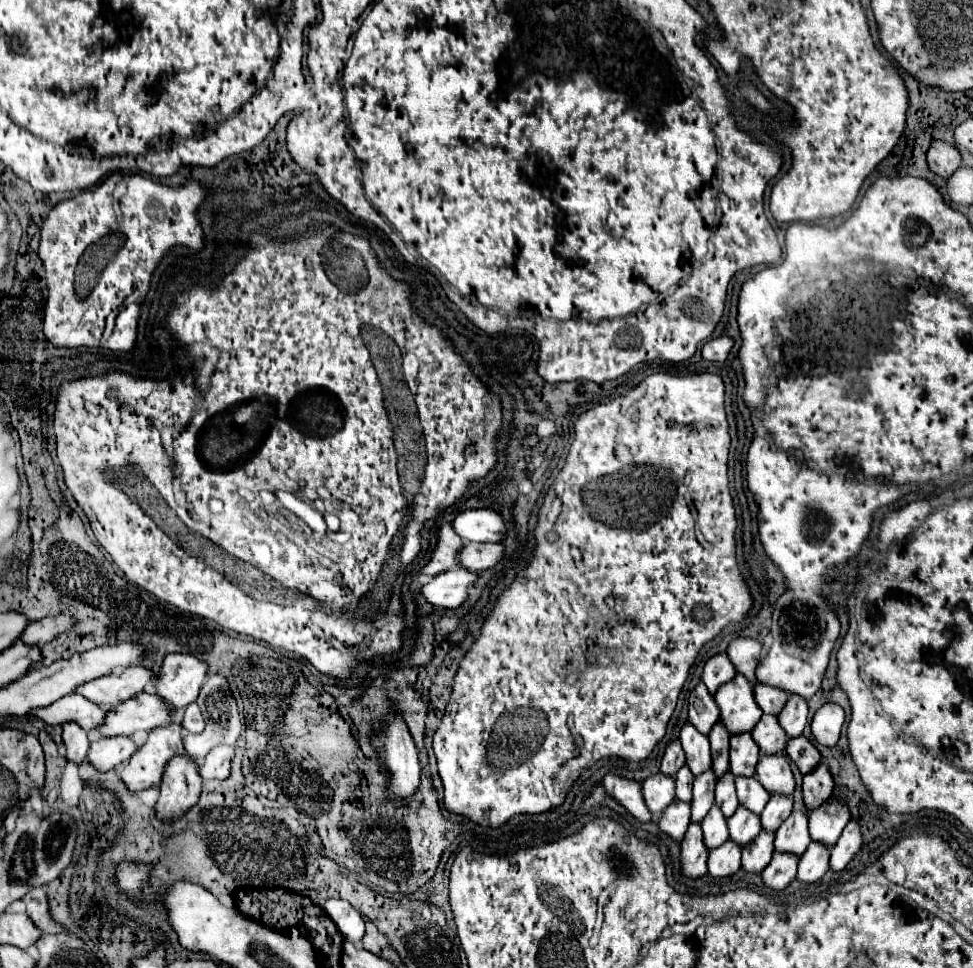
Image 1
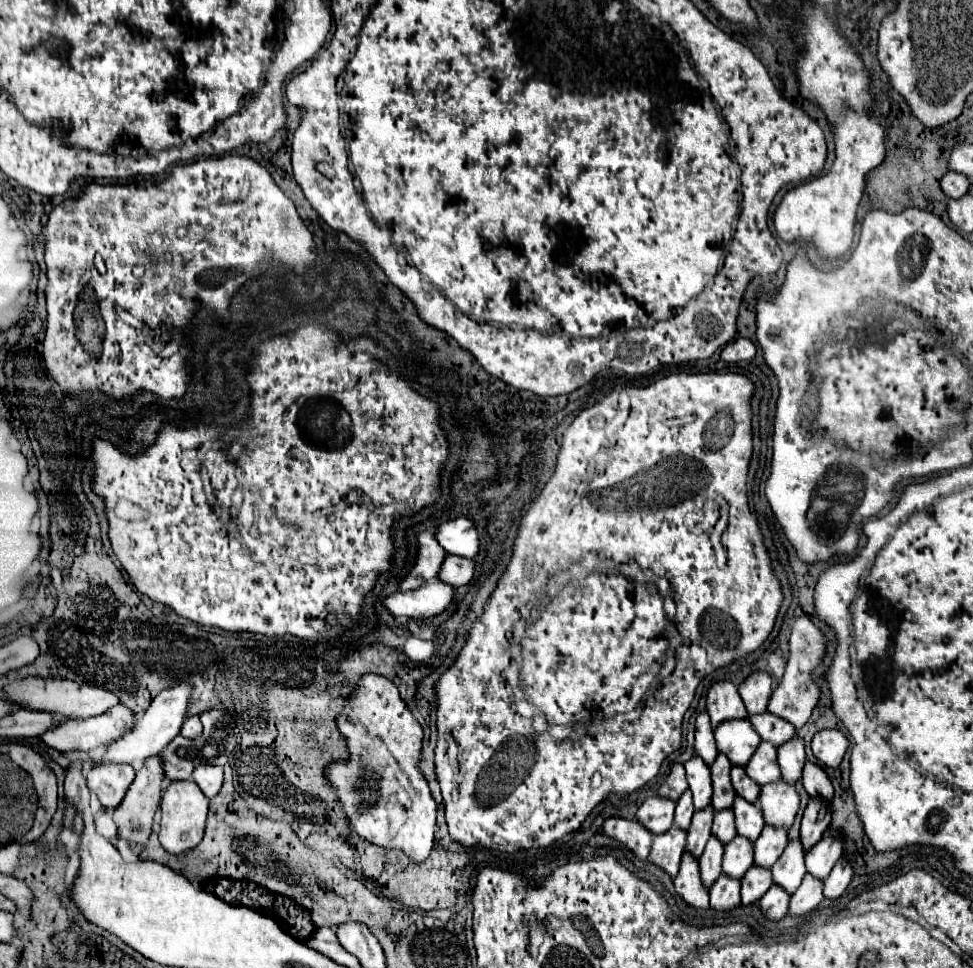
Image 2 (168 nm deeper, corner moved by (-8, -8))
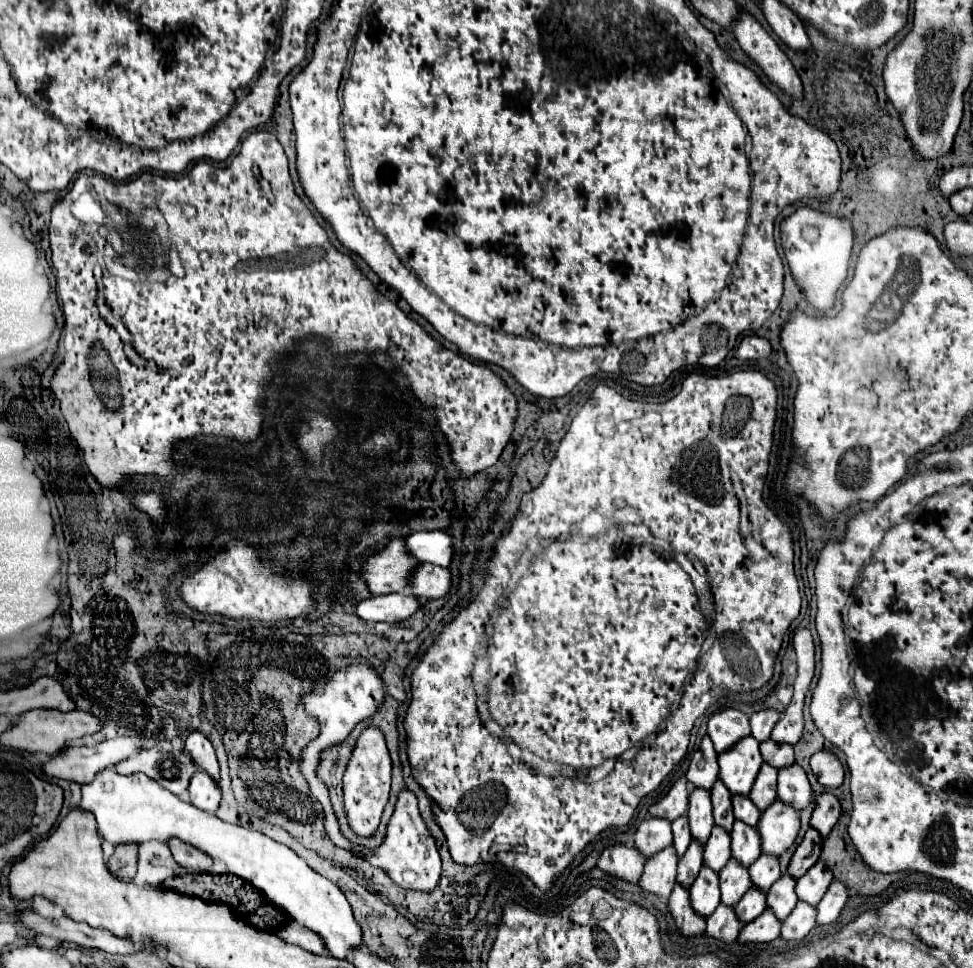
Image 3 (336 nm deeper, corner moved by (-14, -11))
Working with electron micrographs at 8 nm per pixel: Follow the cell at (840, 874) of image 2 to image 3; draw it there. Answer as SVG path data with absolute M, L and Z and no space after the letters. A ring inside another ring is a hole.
M833 882L817 906L817 926L833 924L839 918L845 902L847 902L847 890L843 890L843 886Z

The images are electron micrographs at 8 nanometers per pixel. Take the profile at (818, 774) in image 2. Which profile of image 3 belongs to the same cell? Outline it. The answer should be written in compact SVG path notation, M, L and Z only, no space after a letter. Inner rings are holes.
M821 794L815 800L817 800L817 808L813 810L811 828L815 828L823 838L827 838L839 820L841 806L833 794Z

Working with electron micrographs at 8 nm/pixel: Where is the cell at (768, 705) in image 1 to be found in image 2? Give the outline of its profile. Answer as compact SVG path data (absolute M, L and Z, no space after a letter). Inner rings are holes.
M769 711L751 715L751 723L753 723L755 731L761 735L761 739L771 741L775 747L789 741L795 735L795 727L791 727L789 721L779 719L775 715L769 715Z

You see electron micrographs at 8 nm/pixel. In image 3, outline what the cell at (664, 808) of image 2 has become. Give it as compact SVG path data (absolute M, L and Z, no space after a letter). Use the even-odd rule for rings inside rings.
M647 818L639 824L635 834L635 848L641 852L643 858L651 858L671 844L671 822L667 822L665 818Z

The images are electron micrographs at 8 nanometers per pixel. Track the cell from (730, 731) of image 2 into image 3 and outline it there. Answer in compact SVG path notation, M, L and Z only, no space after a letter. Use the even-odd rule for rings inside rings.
M747 736L731 754L719 758L719 780L725 784L731 796L747 796L755 776L759 774L763 760L755 738Z

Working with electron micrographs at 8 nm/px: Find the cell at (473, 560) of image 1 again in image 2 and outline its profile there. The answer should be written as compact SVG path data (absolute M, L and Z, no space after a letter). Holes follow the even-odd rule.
M447 555L439 571L439 579L453 587L467 585L473 579L473 575L475 575L475 561L469 557L459 557L459 555Z

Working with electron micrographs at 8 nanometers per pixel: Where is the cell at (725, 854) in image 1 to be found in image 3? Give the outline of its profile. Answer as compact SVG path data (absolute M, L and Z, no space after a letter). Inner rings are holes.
M719 904L717 910L715 910L715 914L711 914L711 918L707 918L705 936L721 940L725 944L731 944L737 938L737 934L739 934L741 928L743 926L739 926L739 920L735 920L733 908L727 908L727 906Z

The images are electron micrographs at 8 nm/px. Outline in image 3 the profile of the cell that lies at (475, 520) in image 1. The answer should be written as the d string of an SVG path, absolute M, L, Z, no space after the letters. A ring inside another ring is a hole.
M423 530L423 532L409 534L405 538L405 548L421 564L427 562L427 564L447 568L453 558L451 536L441 530L431 530L431 532Z

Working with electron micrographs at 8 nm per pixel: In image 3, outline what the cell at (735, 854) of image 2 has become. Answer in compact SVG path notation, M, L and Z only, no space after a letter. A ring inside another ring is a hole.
M727 862L727 866L719 872L719 886L721 886L721 902L725 906L735 906L743 894L751 888L747 882L747 870L743 866L735 866L735 862Z

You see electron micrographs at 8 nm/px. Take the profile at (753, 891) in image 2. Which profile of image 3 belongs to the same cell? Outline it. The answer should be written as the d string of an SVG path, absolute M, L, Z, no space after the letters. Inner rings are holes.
M749 890L737 904L735 904L735 916L739 918L739 922L747 924L747 922L753 922L763 910L763 898L765 894L759 894L757 890Z

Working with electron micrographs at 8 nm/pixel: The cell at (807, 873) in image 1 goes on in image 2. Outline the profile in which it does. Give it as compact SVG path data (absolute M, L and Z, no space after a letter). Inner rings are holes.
M807 873L803 877L803 883L791 897L789 913L797 915L797 917L805 915L805 913L813 911L821 901L823 901L823 879L817 879L815 875Z

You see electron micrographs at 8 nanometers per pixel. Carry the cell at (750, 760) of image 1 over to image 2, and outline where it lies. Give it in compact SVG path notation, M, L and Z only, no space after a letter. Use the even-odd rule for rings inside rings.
M733 769L731 771L731 781L733 781L733 787L735 787L737 795L741 795L743 799L757 801L757 795L759 795L761 787L747 775L745 769Z

